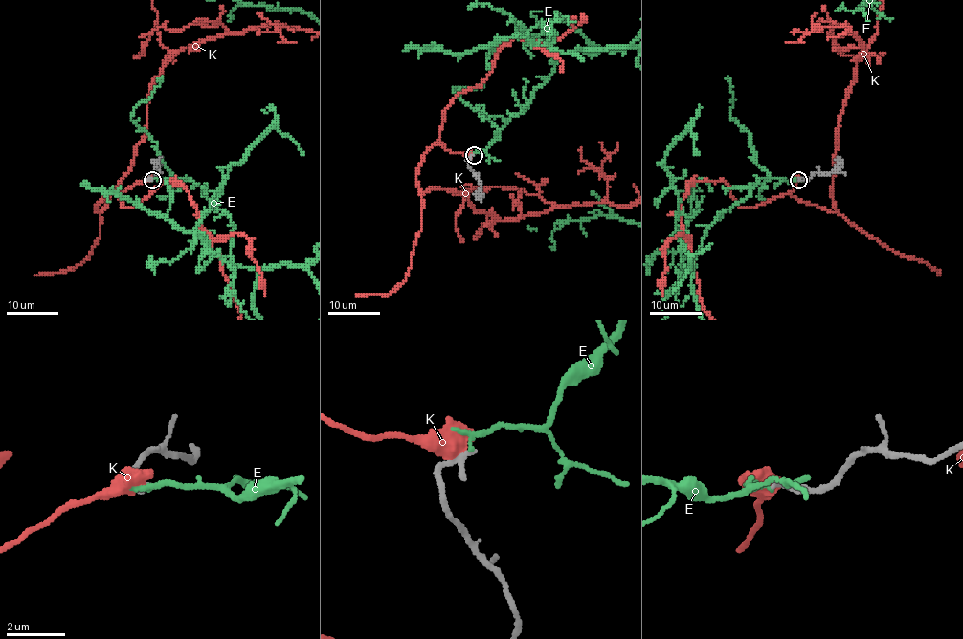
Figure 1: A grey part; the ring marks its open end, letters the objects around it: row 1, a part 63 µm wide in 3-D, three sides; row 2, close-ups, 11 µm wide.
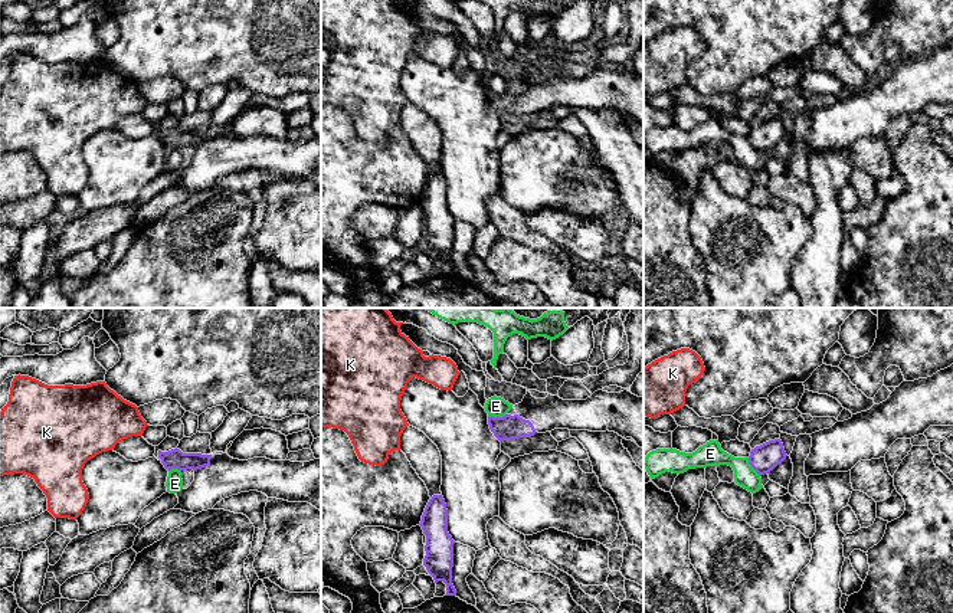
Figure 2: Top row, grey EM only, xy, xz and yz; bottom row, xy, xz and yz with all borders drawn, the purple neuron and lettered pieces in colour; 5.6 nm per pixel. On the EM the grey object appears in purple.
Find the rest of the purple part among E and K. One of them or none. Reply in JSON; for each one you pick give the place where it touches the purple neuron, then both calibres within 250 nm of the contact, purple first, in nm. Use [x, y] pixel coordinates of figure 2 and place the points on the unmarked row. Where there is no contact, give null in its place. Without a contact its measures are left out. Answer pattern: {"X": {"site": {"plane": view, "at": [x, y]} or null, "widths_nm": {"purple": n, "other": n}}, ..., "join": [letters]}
{"join": []}

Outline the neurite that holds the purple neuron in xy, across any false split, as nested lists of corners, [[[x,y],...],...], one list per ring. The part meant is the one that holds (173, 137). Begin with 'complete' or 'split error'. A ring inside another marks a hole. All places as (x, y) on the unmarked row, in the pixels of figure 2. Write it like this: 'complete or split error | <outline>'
split error | [[[180,127],[158,128],[167,148],[194,148],[194,158],[177,170],[174,187],[199,191],[240,170],[258,168],[268,176],[308,180],[321,189],[321,137],[310,140],[253,135],[239,138],[222,132],[183,131]]]

